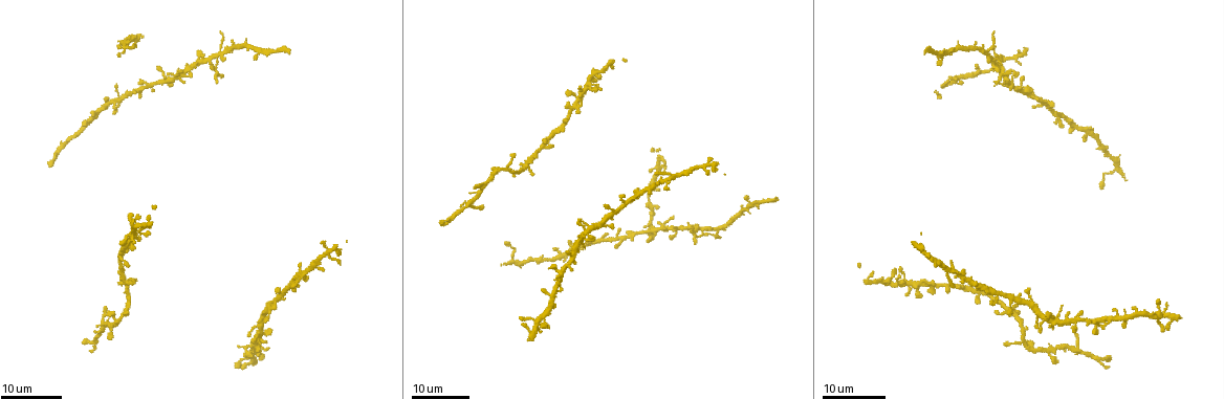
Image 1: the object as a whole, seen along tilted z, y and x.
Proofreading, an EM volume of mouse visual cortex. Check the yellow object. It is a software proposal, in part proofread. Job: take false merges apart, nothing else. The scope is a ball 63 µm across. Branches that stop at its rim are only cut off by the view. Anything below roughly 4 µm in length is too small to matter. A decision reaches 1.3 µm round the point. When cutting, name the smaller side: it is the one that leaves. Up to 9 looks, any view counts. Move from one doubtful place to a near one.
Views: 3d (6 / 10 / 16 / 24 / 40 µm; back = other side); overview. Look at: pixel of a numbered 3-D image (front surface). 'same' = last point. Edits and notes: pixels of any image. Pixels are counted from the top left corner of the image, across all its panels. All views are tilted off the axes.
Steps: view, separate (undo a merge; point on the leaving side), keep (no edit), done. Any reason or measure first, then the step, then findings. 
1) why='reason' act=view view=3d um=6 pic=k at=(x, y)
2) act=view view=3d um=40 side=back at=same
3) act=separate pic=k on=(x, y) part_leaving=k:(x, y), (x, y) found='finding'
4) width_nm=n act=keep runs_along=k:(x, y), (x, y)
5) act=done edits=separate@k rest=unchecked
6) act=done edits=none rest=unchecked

why='four-way junction' act=view view=3d um=16 pic=1 at=(1080, 351)

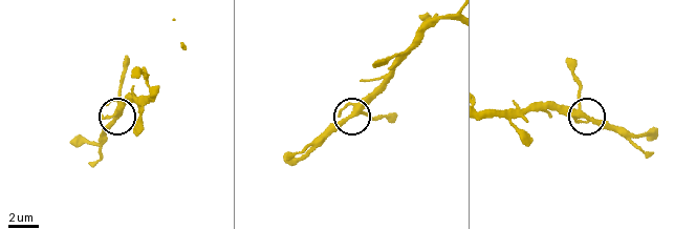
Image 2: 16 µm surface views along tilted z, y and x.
act=view view=3d um=6 pic=2 at=(355, 114)

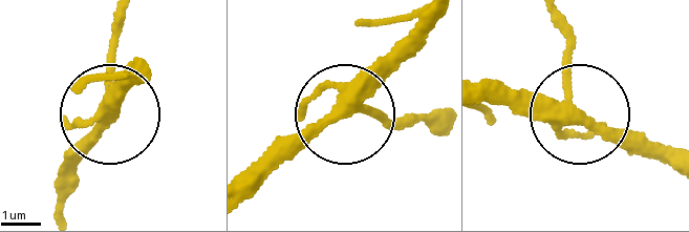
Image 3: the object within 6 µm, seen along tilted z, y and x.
width_nm=310 act=keep runs_along=3:(555, 14), (581, 110), (674, 148) found='one cell here'

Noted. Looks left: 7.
why='small branch off a trunk' act=view view=3d um=24 pic=1 at=(995, 57)

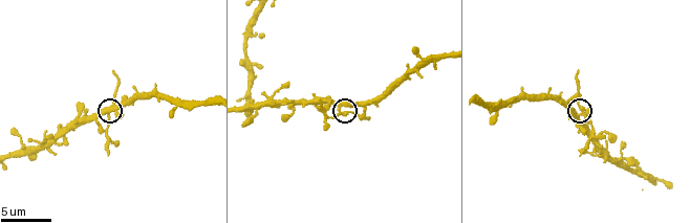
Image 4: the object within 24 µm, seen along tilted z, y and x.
act=view view=3d um=6 pic=4 at=(339, 108)

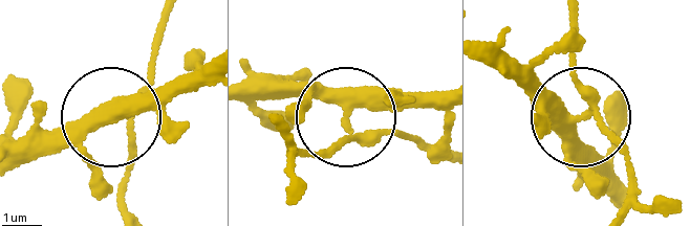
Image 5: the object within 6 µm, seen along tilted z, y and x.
width_nm=320 act=separate pic=5 on=(127, 164) found='a second cell is stuck on'

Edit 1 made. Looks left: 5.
act=view view=overview

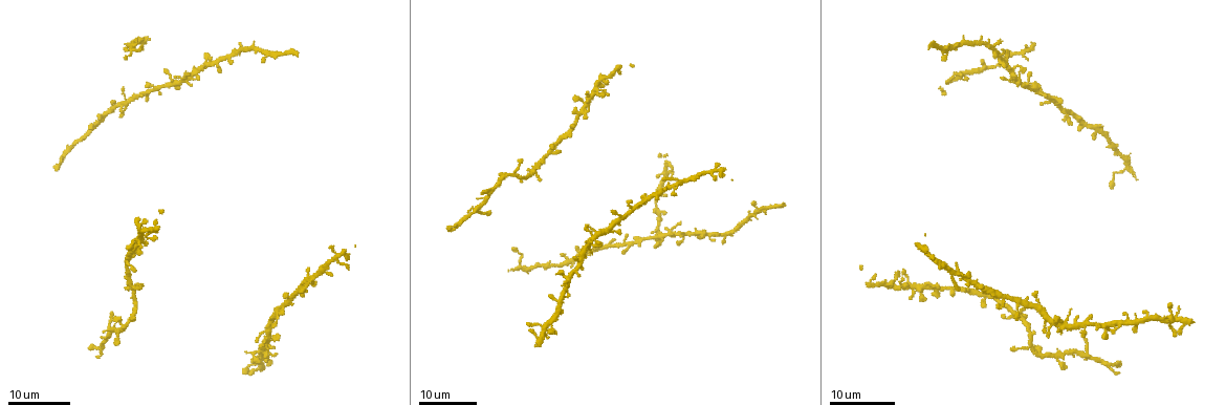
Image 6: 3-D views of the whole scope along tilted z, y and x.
act=view view=3d um=16 pic=6 at=(1029, 339)

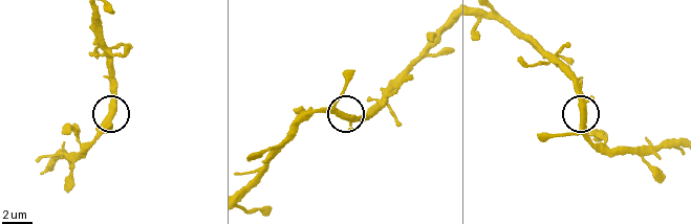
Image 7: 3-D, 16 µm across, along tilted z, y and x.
act=view view=3d um=6 pic=7 at=(346, 115)

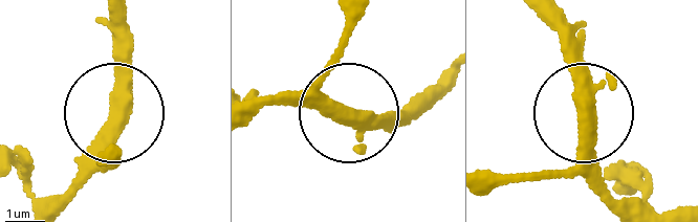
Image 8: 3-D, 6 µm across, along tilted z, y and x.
width_nm=320 act=keep runs_along=8:(58, 208), (117, 100), (110, 18) found='continuous, no second cell'

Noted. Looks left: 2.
act=view view=3d um=24 pic=6 at=(268, 331)

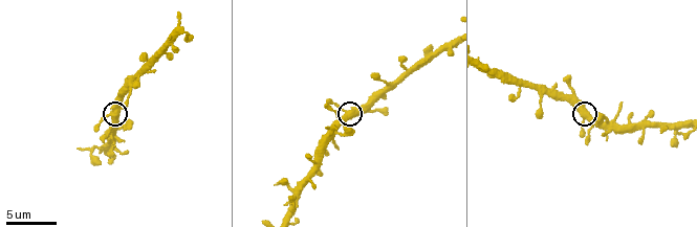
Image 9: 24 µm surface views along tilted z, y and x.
act=view view=3d um=6 pic=9 at=(587, 113)

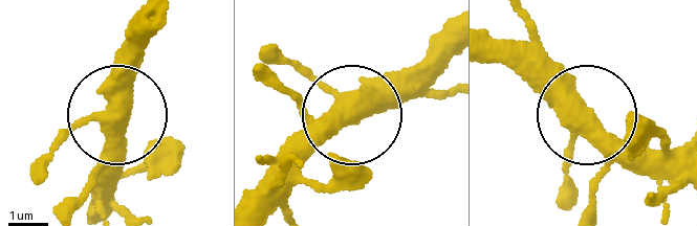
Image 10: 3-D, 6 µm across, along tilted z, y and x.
arms=3 act=keep found='continuous, no second cell'

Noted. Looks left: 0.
act=done edits=separate@5 rest=unchecked

